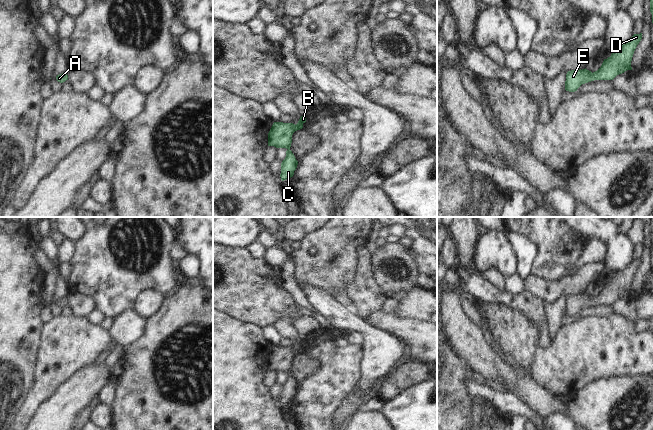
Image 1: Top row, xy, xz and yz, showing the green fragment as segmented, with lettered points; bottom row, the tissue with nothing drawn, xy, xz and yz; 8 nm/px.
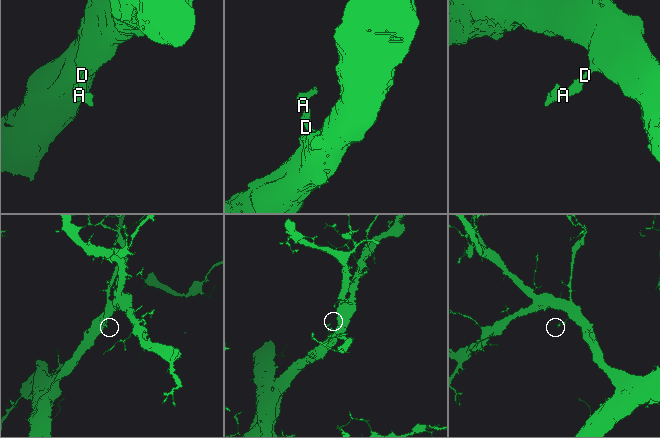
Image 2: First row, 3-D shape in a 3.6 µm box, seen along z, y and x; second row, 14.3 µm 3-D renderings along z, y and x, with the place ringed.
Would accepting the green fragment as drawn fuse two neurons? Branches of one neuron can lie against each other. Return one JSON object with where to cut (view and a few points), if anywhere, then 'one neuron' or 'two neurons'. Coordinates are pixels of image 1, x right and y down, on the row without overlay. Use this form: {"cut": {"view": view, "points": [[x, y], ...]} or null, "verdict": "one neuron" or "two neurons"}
{"cut": null, "verdict": "one neuron"}

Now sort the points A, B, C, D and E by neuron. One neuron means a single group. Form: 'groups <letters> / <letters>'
groups A B C D E

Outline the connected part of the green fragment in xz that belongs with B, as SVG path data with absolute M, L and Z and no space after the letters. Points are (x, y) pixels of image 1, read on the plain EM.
M301 340L298 347L274 346L268 357L268 370L276 372L286 372L286 381L281 387L281 404L284 405L293 401L297 392L298 385L290 374L292 367L292 359L295 355L303 352L306 342Z

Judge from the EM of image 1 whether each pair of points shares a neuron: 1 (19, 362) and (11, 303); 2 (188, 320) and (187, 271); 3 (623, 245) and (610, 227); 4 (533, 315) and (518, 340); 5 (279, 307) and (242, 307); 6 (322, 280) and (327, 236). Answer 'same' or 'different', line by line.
1: same
2: different
3: same
4: different
5: same
6: same

